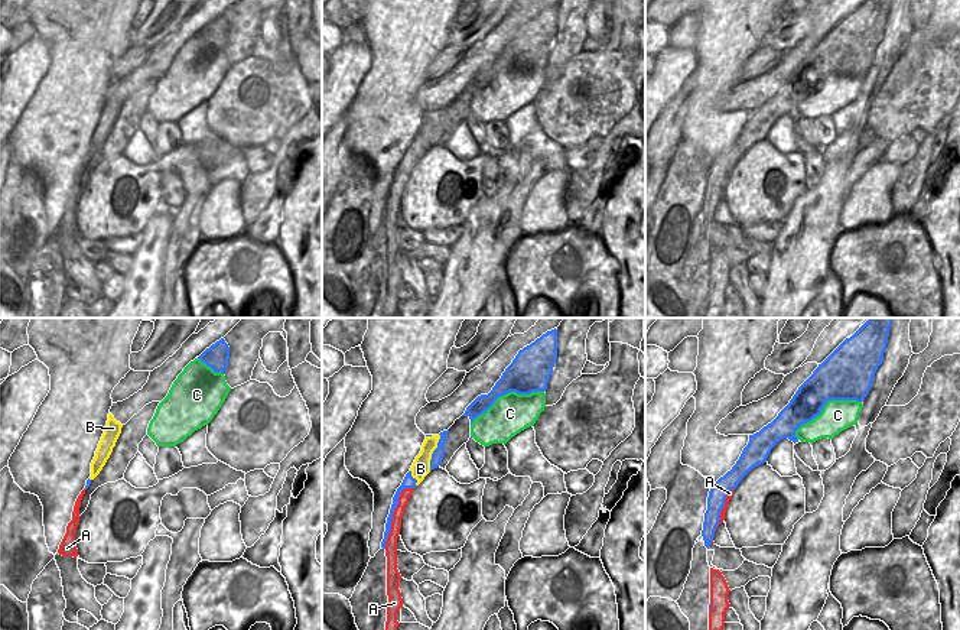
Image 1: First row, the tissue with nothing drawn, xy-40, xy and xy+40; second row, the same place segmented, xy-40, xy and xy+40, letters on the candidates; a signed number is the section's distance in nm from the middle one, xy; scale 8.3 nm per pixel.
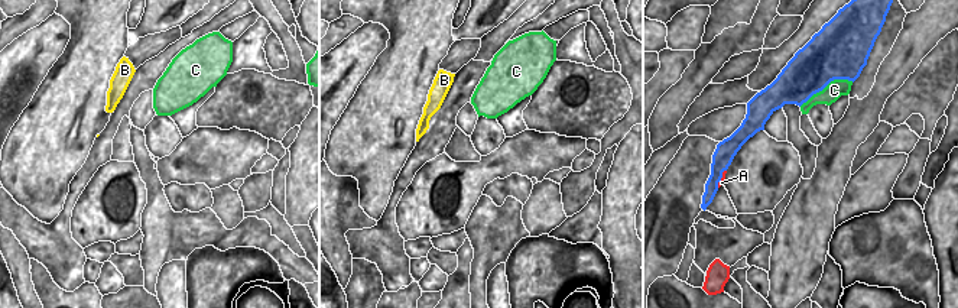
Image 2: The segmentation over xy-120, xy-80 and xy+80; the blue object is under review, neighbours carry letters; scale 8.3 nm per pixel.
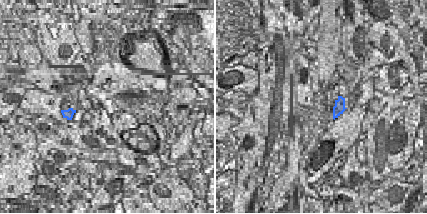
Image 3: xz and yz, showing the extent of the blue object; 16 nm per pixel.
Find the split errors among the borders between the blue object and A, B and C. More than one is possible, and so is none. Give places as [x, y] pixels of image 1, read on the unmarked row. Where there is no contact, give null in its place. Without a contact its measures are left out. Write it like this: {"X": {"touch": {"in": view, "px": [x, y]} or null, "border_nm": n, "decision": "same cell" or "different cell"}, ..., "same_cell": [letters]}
{"A": {"touch": {"in": "xy", "px": [391, 191]}, "border_nm": 550, "decision": "different cell"}, "B": {"touch": {"in": "xy", "px": [433, 129]}, "border_nm": 320, "decision": "different cell"}, "C": {"touch": {"in": "xy+40", "px": [825, 80]}, "border_nm": 650, "decision": "different cell"}, "same_cell": []}

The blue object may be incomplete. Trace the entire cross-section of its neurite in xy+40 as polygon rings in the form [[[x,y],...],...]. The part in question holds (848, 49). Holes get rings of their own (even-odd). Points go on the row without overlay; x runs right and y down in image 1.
[[[863,0],[850,14],[846,14],[798,64],[790,79],[778,90],[778,92],[759,108],[749,111],[749,118],[743,124],[736,140],[710,163],[703,207],[699,218],[693,224],[691,246],[684,260],[684,266],[676,277],[681,289],[690,298],[690,312],[687,318],[706,318],[709,308],[710,243],[707,238],[707,224],[713,218],[715,207],[720,195],[720,186],[725,182],[726,169],[735,166],[752,144],[767,139],[771,126],[781,116],[788,114],[793,118],[798,117],[795,107],[819,92],[829,77],[865,77],[872,64],[875,49],[883,36],[891,1],[892,0]]]

